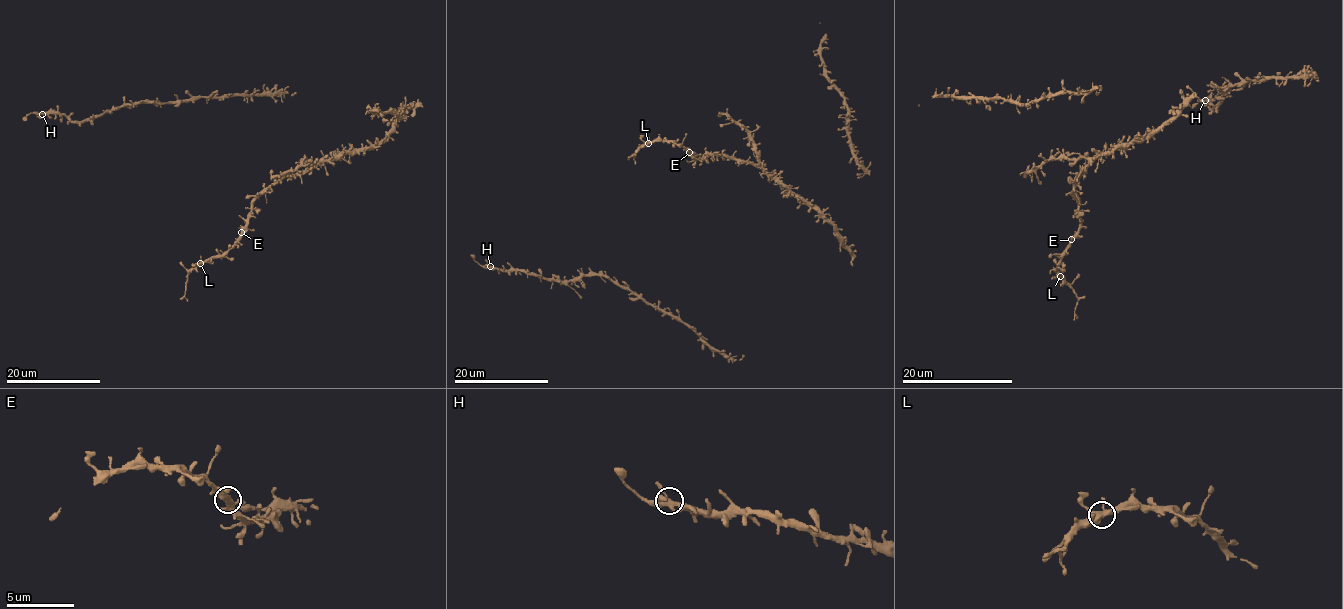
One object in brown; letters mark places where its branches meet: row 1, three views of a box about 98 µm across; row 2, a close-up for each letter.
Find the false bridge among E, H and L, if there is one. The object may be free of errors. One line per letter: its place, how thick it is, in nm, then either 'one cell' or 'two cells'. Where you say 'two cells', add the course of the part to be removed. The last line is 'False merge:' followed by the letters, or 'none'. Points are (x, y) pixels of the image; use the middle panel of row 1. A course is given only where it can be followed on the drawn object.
E: (689, 152) | 360 nm | one cell
H: (490, 266) | 360 nm | one cell
L: (648, 143) | 400 nm | one cell
False merge: none

